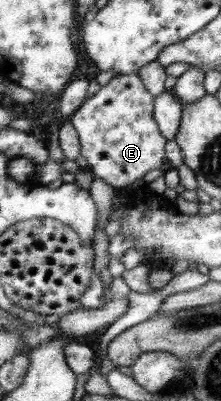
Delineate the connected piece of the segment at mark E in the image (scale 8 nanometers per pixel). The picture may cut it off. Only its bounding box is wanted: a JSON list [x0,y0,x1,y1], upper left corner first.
[67,74,166,189]

